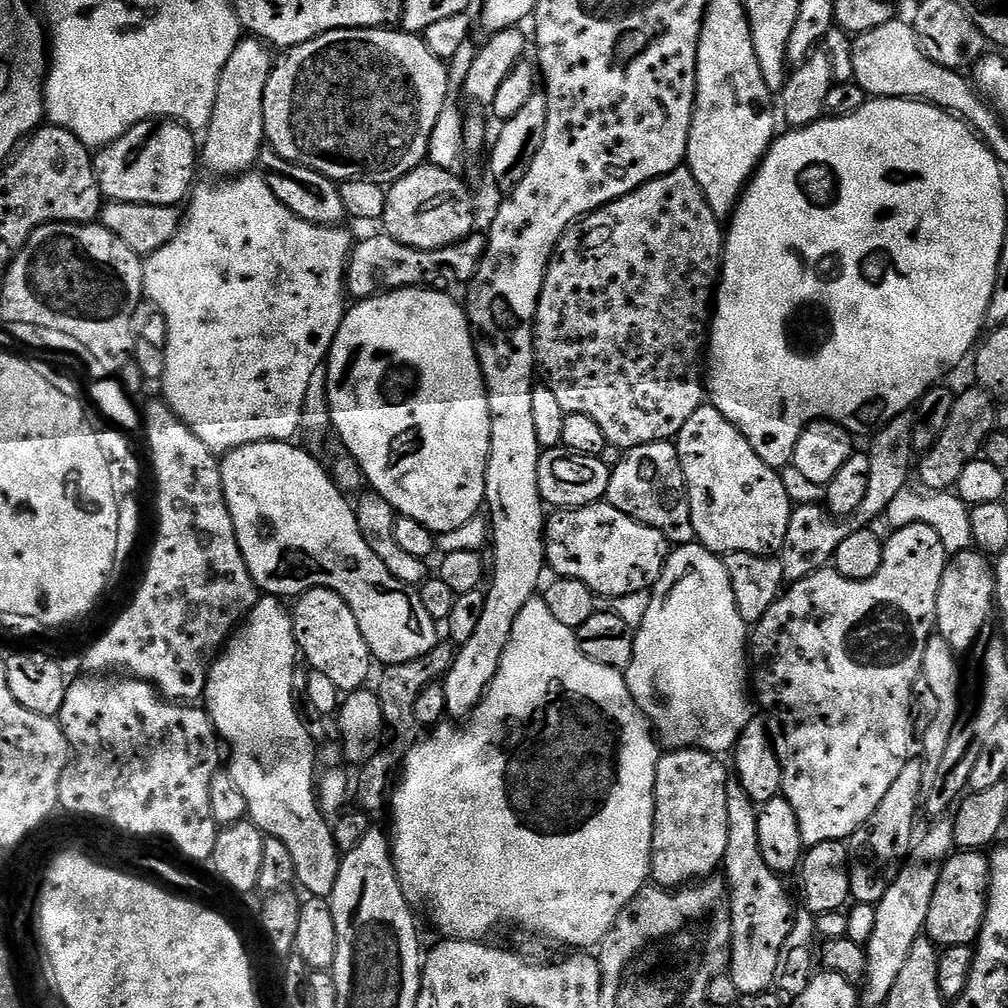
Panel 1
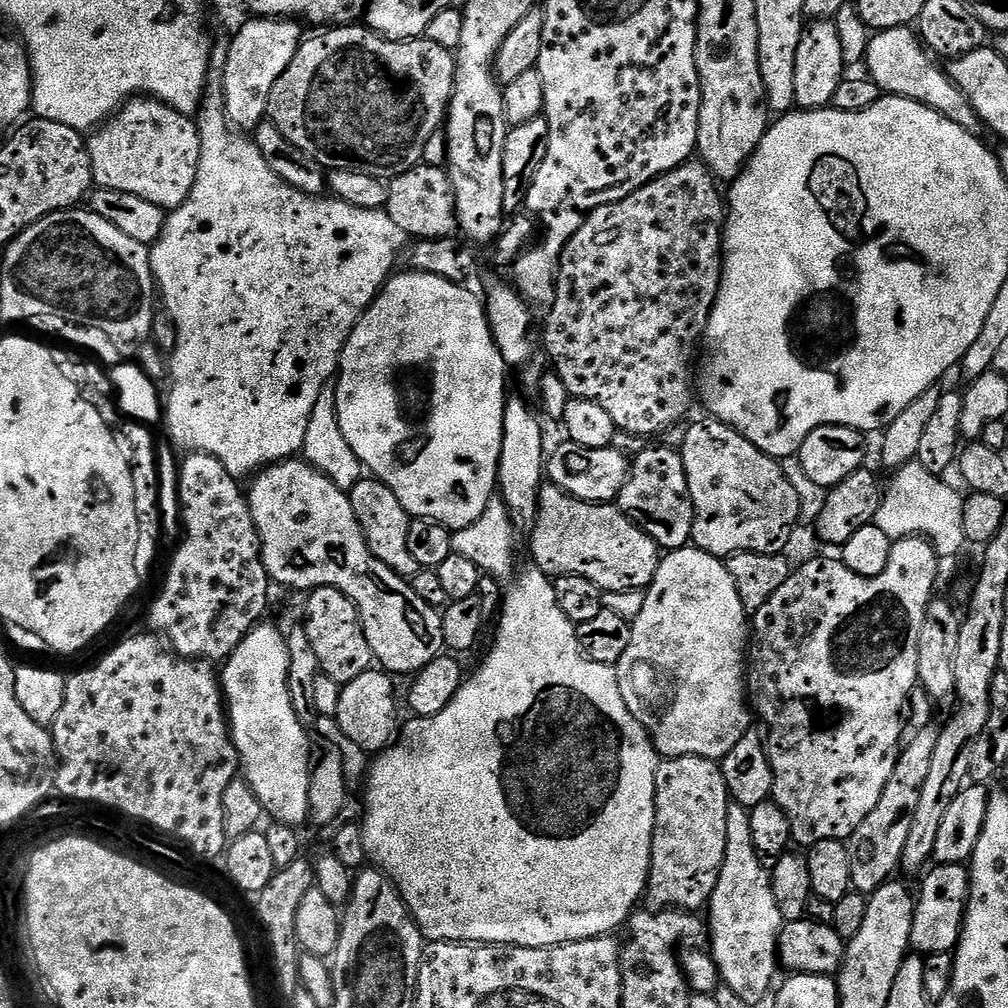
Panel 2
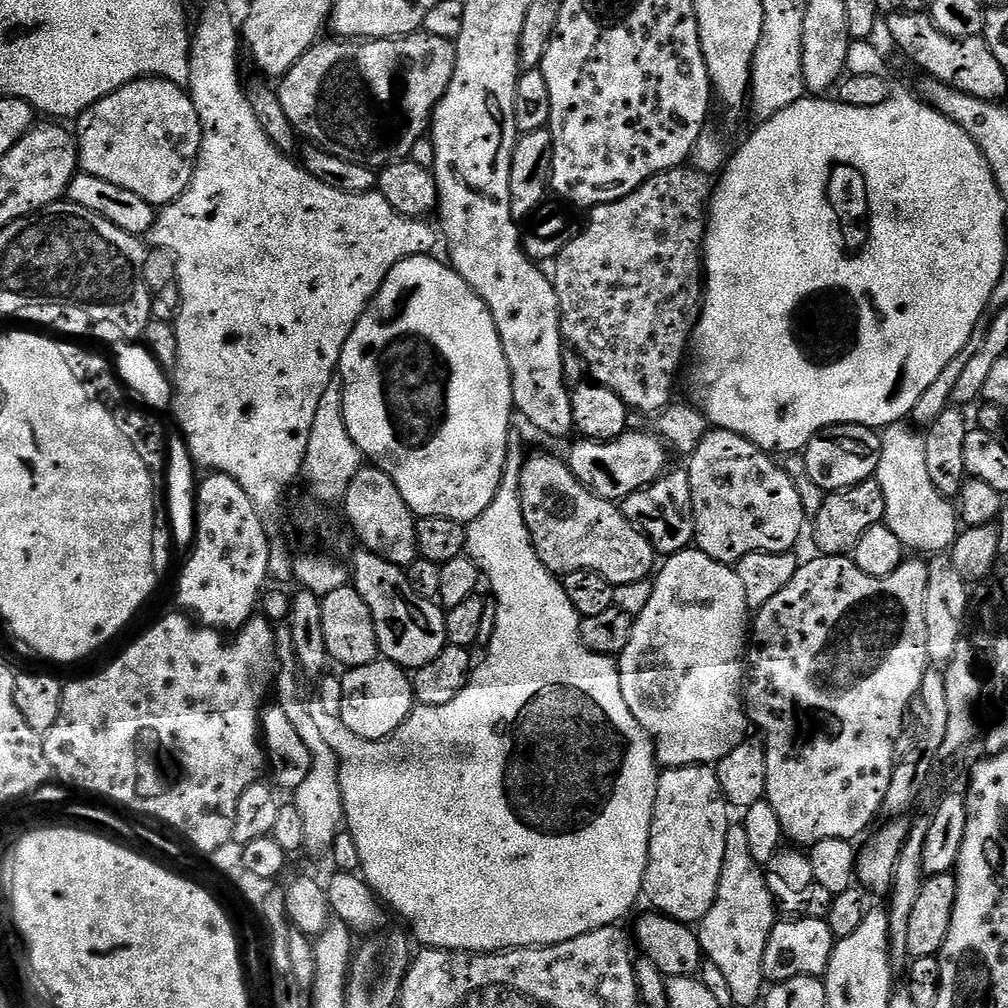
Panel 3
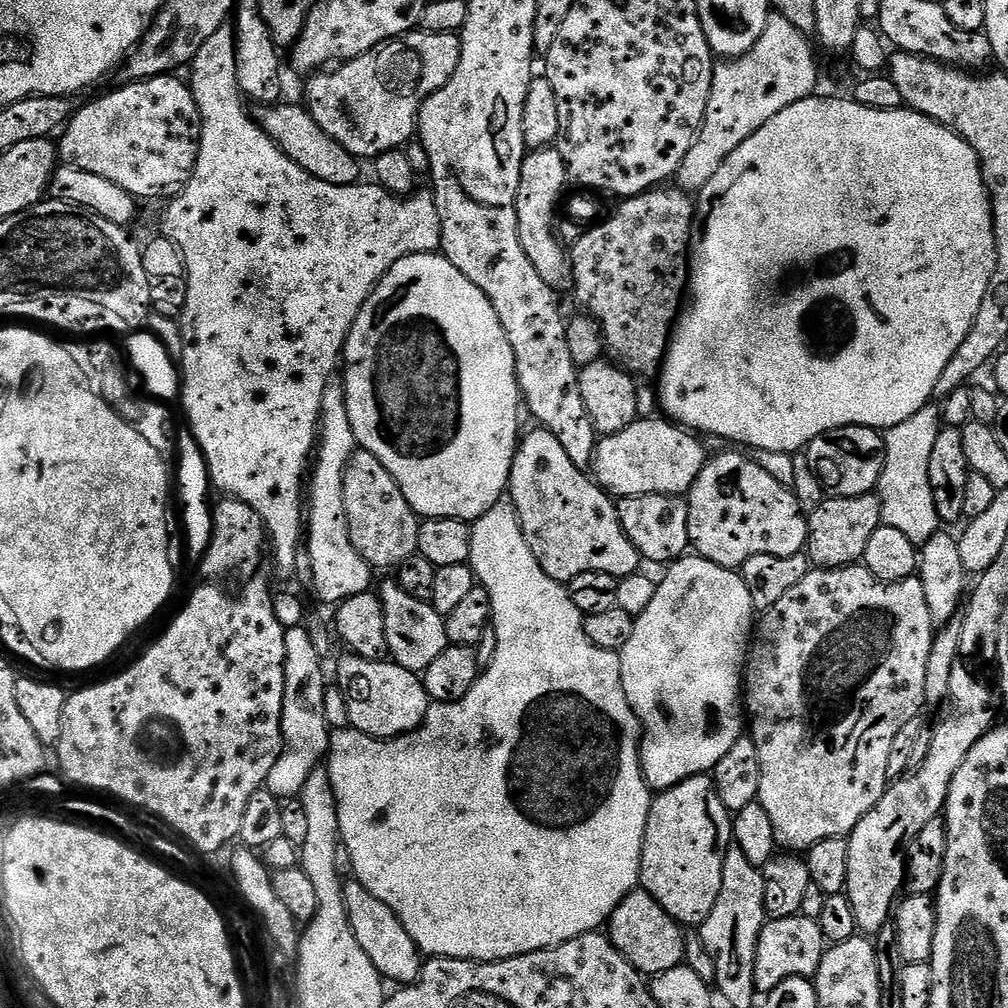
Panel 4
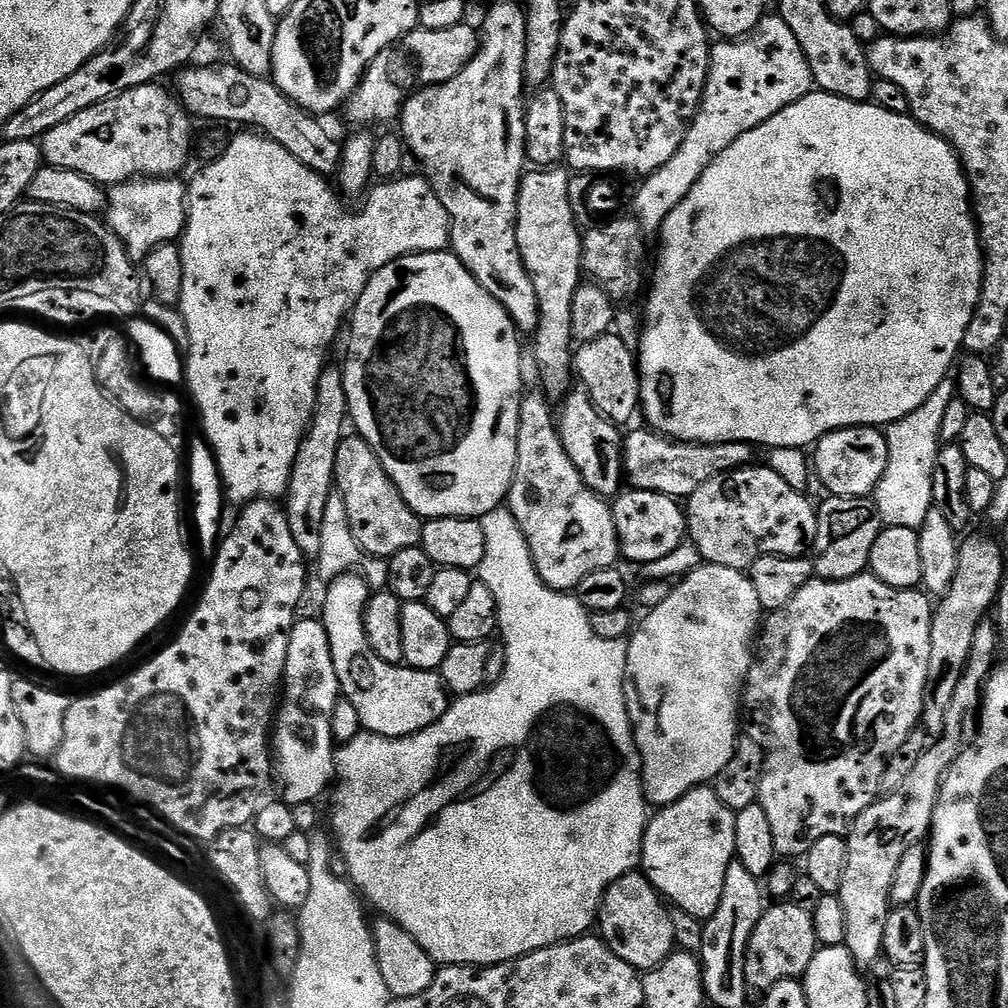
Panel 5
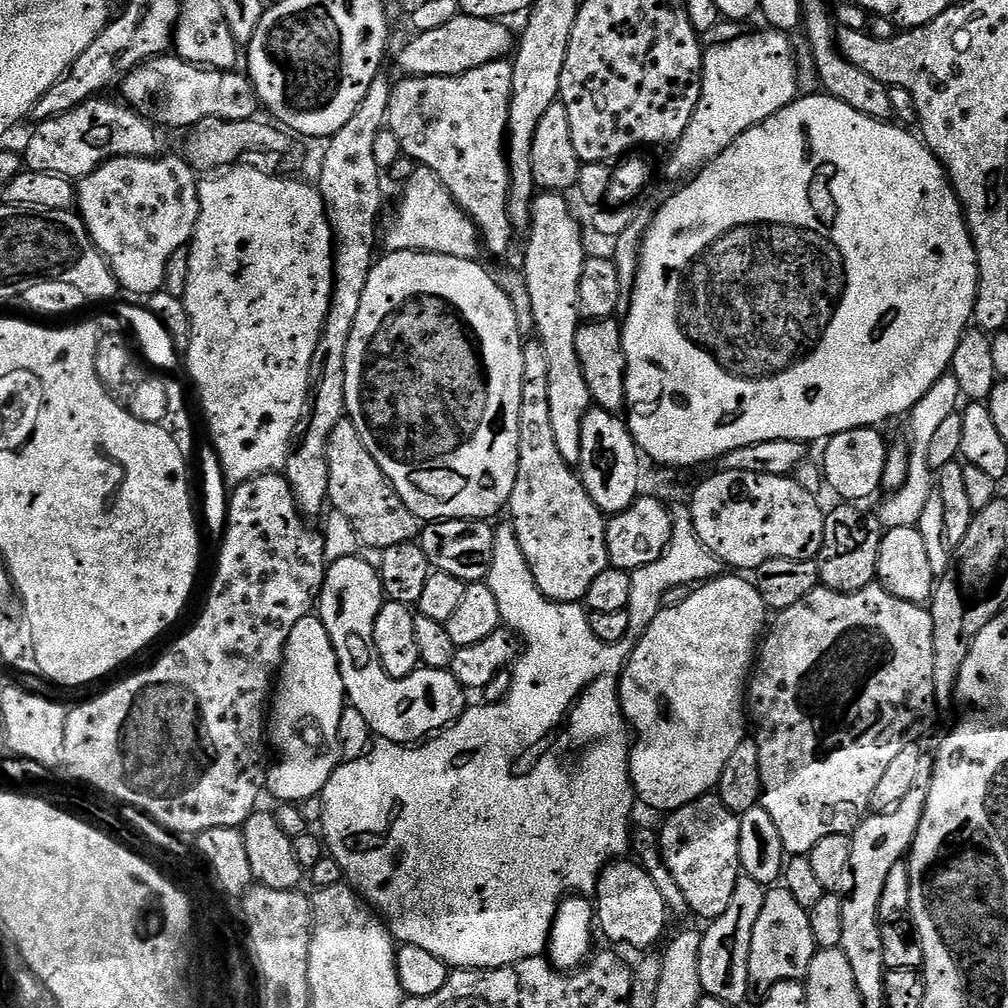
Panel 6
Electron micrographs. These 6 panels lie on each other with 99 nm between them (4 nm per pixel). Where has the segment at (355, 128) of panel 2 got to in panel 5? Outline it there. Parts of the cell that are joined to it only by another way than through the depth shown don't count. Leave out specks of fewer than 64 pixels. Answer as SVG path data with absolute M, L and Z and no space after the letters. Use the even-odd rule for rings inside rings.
M465 22L450 30L420 28L402 37L399 44L382 50L382 54L378 54L378 58L368 64L368 71L360 79L360 85L346 101L349 122L357 124L357 129L368 130L371 129L371 124L399 121L409 90L415 89L417 85L435 86L453 80L480 51L477 29L471 28L470 24Z

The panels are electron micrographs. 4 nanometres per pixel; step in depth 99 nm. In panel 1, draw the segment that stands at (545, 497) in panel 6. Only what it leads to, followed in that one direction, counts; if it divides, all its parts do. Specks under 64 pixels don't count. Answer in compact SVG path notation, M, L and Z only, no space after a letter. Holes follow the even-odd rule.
M601 502L553 511L544 529L544 554L547 567L553 568L557 577L586 582L597 597L615 598L649 591L660 579L670 545L658 530L622 514L613 504Z

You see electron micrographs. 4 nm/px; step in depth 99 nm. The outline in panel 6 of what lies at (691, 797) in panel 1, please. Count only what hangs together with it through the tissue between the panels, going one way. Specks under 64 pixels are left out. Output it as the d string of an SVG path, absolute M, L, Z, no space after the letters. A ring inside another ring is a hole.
M719 795L700 796L667 817L664 829L658 832L660 855L670 870L678 890L682 890L689 913L701 916L704 922L726 914L734 886L740 881L740 816L731 812Z

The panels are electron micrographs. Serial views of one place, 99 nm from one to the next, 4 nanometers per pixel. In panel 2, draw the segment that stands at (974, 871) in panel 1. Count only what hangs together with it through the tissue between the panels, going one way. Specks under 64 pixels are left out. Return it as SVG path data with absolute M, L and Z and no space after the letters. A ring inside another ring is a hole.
M936 864L923 873L920 892L915 895L916 910L910 926L910 948L923 957L955 953L964 929L964 915L972 893L972 873L968 864Z

